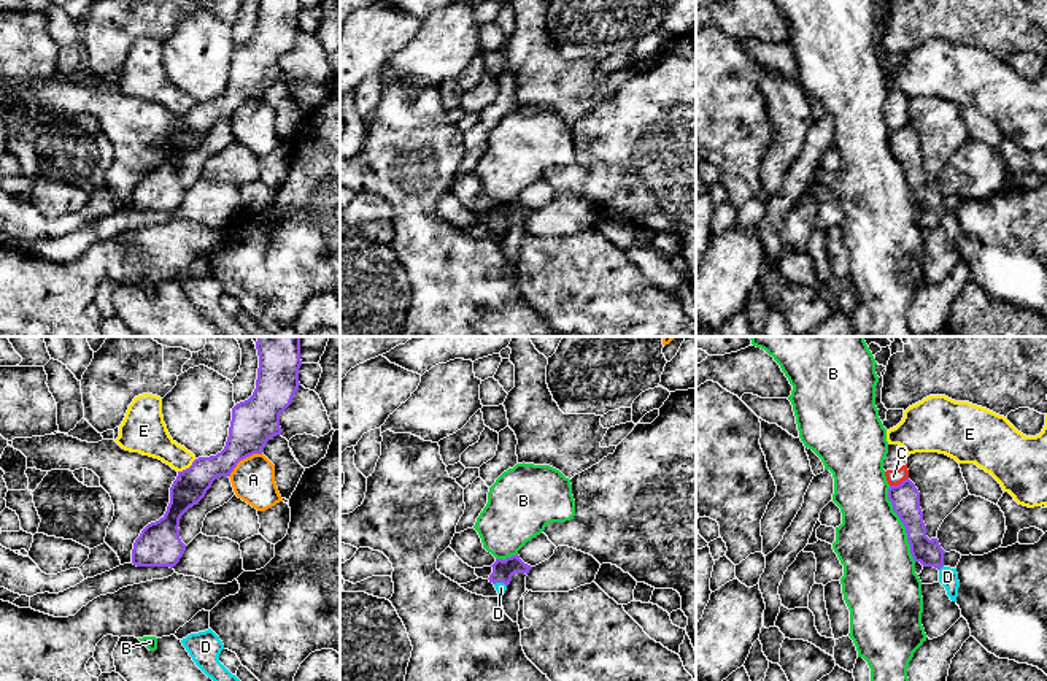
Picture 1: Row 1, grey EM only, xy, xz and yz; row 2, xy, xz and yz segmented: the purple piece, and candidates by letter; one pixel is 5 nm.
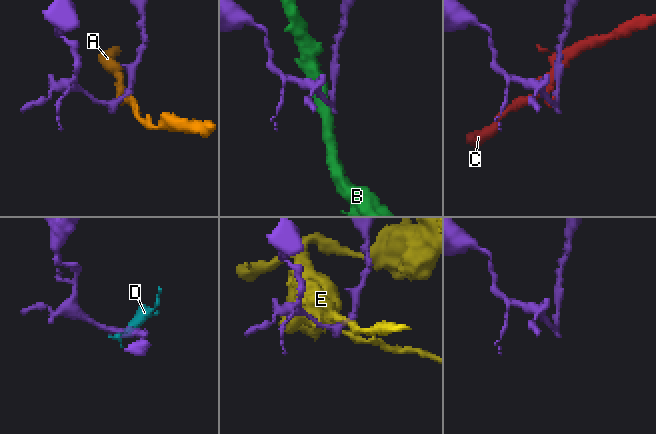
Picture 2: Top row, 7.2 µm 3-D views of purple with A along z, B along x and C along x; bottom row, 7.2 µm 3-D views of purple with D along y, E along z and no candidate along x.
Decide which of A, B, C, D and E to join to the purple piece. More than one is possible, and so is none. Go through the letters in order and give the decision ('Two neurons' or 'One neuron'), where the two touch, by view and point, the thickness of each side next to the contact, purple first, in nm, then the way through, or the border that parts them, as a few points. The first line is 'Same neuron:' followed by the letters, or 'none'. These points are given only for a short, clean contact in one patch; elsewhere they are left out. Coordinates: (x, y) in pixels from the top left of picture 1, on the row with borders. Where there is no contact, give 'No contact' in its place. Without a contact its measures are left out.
Same neuron: D
A: Two neurons. Touches purple at xy (242, 459). Thickness 240 nm (purple) against 220 nm. Boundary: xy (261, 453), (243, 457), (229, 477)
B: Two neurons. Touches purple at yz (903, 523). Thickness 150 nm (purple) against 360 nm
C: Two neurons. Touches purple at yz (898, 484). Thickness 150 nm (purple) against 80 nm
D: One neuron. Touches purple at yz (941, 567). Thickness 140 nm (purple) against 100 nm. Path across: yz (928, 553), (941, 567), (947, 577)
E: Two neurons. Touches purple at xy (186, 469). Thickness 170 nm (purple) against 190 nm. Boundary: xy (196, 459), (178, 472)

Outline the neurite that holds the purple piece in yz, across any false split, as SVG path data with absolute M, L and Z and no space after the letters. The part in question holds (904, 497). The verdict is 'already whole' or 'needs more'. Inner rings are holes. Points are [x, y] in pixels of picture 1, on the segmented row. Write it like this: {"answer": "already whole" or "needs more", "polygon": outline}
{"answer": "needs more", "polygon": "M907 478L898 486L890 486L888 500L906 527L914 560L920 562L923 567L937 568L939 583L945 587L950 600L956 602L960 587L956 568L944 565L945 551L941 548L939 540L929 540L926 537L926 525L920 508L920 492L915 484Z"}

